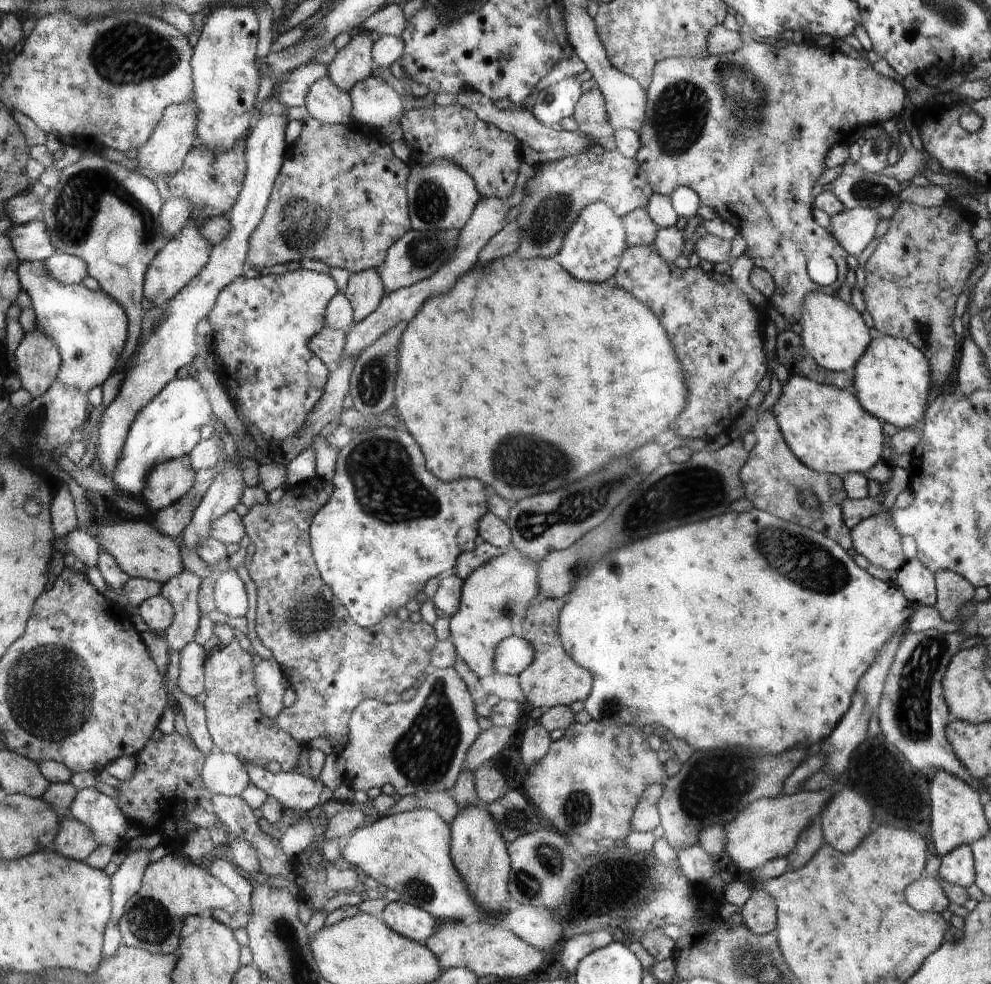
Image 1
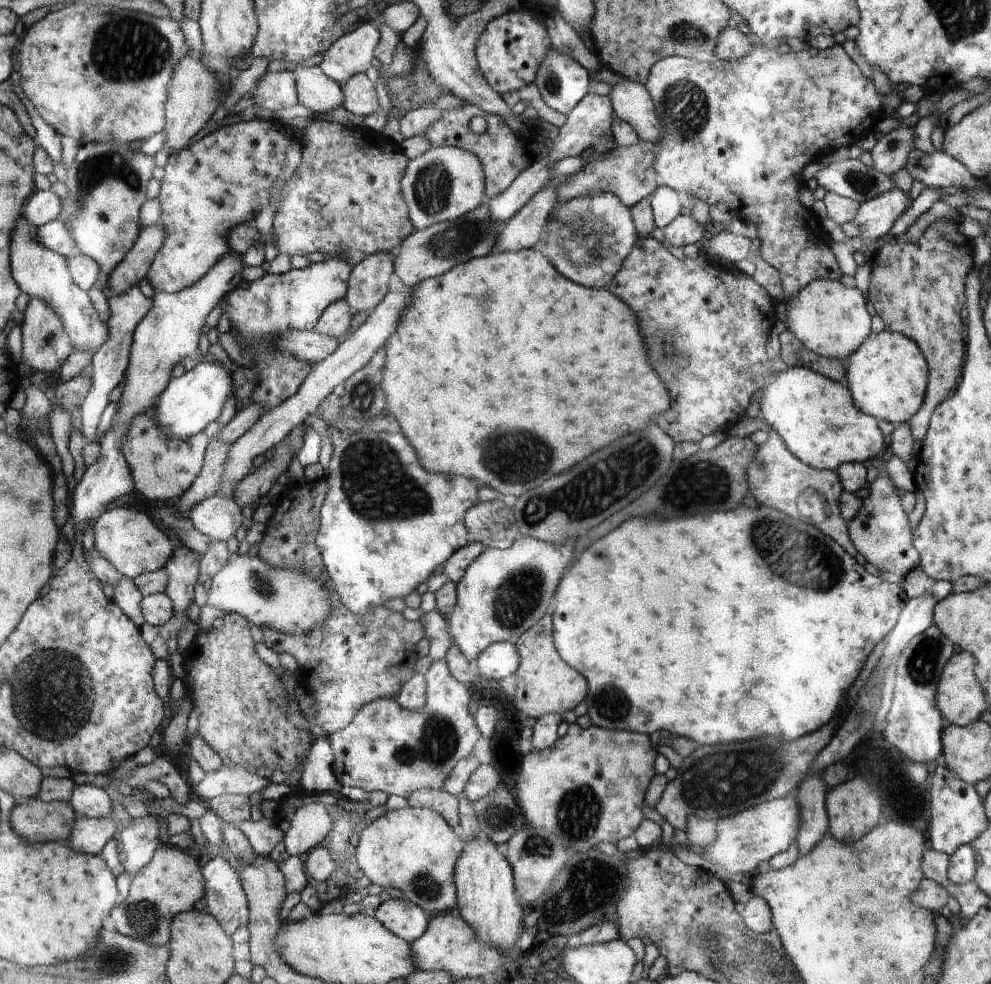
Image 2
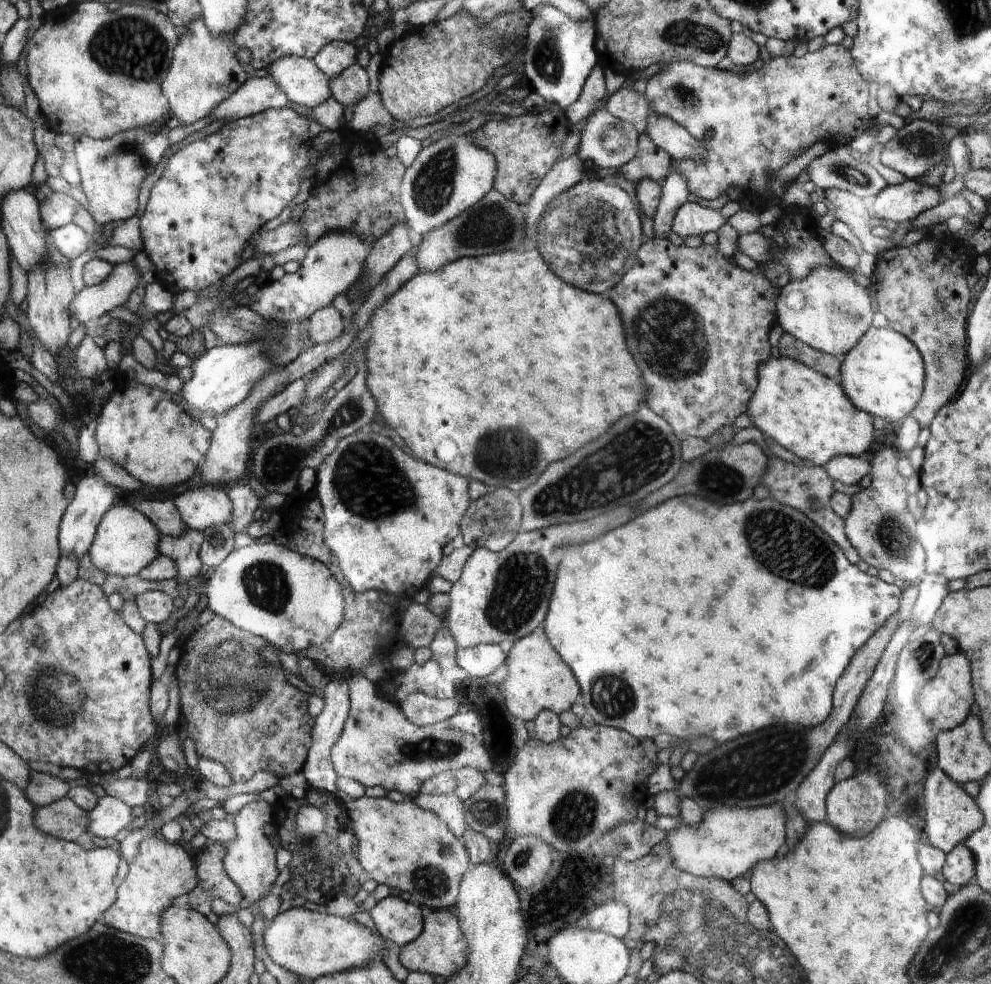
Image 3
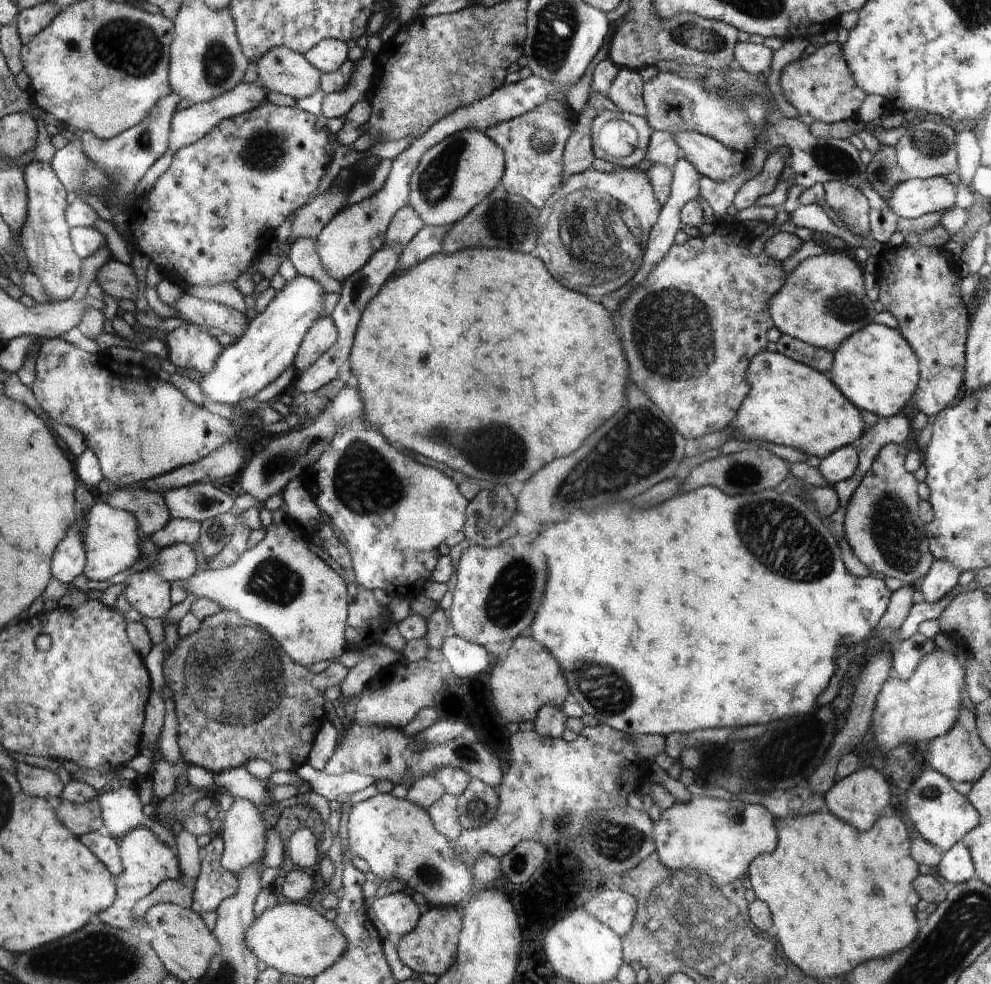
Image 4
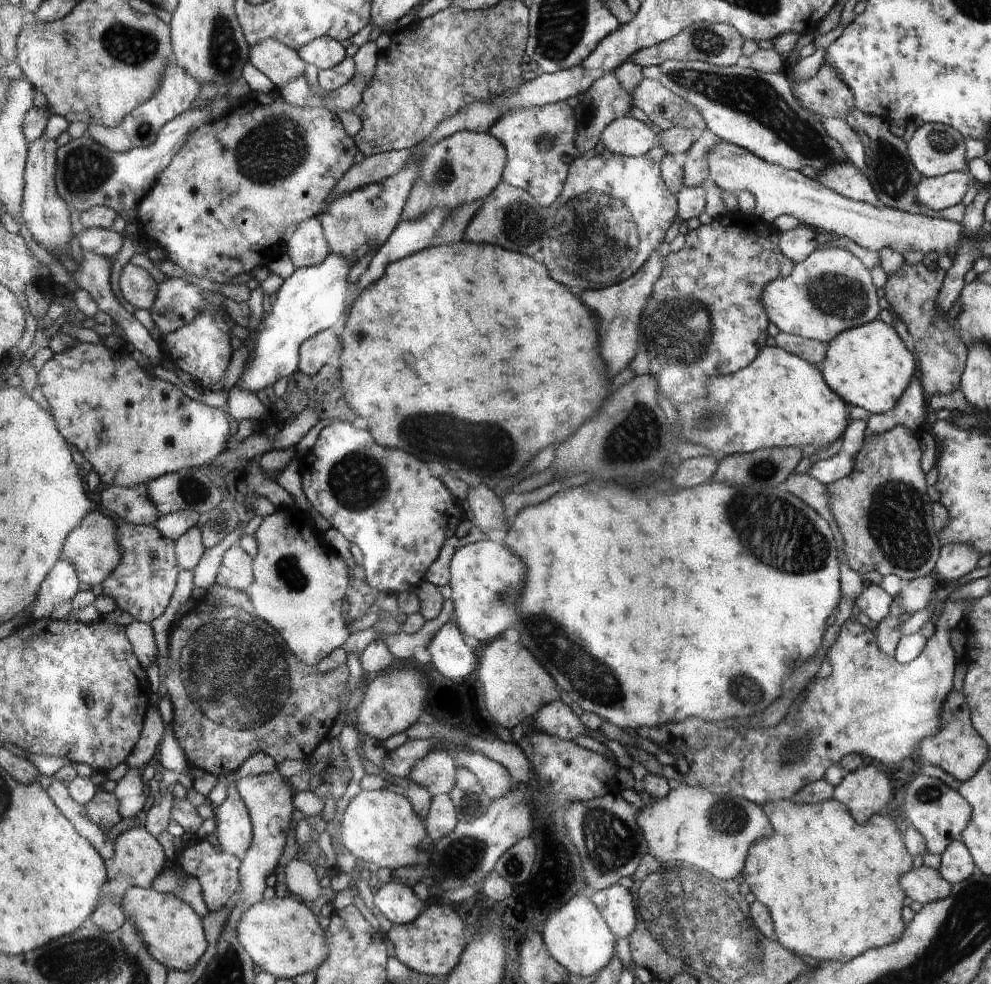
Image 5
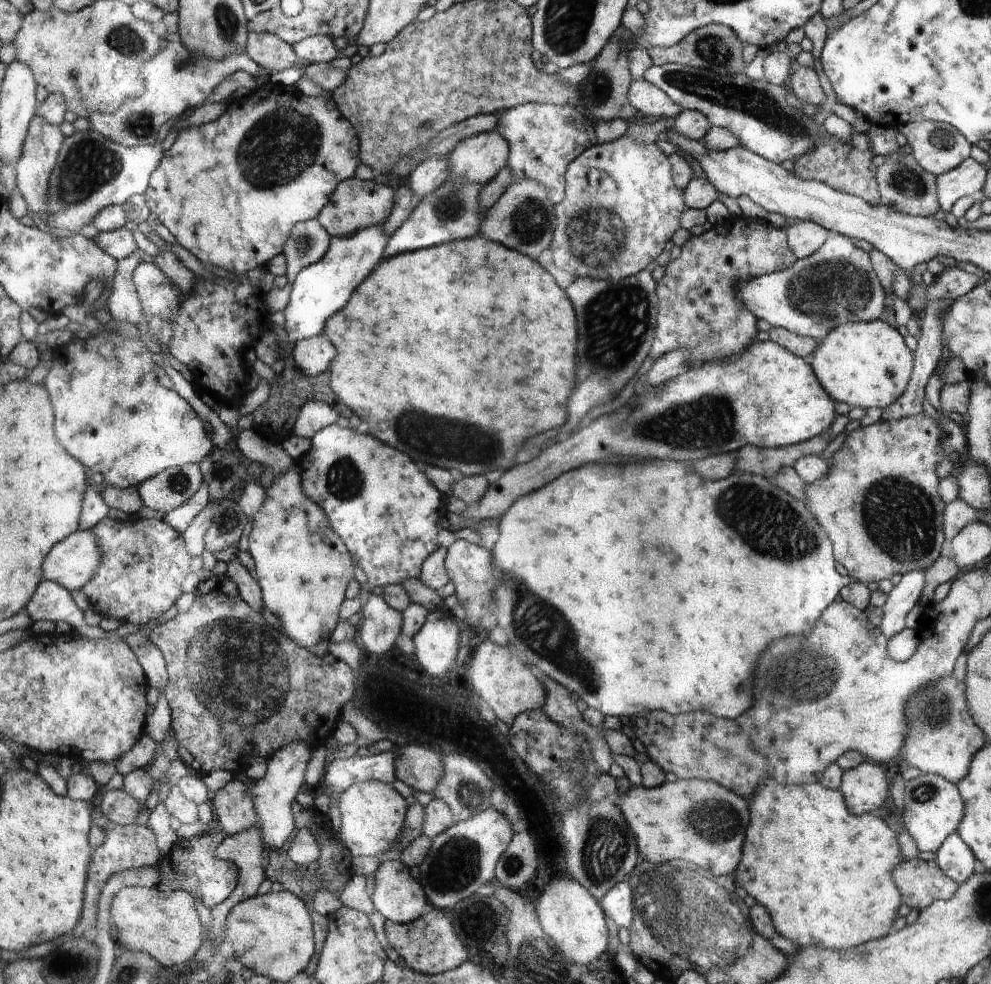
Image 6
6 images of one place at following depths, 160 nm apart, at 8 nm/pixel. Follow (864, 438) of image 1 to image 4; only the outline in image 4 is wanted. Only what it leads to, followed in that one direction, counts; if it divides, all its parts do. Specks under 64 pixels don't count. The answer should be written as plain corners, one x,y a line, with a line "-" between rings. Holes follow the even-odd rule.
769,351
760,352
751,361
747,370
747,383
751,386
751,390
744,397
743,404
736,413
736,420
732,422
734,434
742,436
746,442
764,440
772,444
792,446
810,457
818,456
823,459
836,449
854,444
866,430
861,410
850,404
838,392
838,387
830,380
829,374
821,373
812,367
808,368
808,365
796,362
788,355

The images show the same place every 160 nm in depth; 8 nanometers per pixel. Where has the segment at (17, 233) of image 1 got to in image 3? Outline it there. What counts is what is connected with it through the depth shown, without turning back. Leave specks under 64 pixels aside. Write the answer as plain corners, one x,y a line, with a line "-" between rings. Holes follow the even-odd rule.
73,222
47,230
47,238
51,238
54,246
70,261
90,249
90,234

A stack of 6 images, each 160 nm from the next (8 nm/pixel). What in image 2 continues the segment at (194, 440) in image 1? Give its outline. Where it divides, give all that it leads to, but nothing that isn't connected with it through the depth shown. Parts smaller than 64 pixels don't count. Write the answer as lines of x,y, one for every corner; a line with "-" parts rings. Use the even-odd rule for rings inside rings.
217,360
197,363
183,376
172,377
170,384
159,394
158,405
154,406
155,421
158,429
169,437
183,439
194,437
196,432
203,431
206,424
218,420
222,406
226,404
228,396
232,396
232,376

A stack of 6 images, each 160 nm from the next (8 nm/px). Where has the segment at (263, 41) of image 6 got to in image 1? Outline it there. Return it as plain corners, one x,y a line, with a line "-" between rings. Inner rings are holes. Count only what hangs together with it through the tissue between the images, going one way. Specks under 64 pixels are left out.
327,76
319,78
307,93
306,108
312,118
323,123
349,124
351,95
340,90

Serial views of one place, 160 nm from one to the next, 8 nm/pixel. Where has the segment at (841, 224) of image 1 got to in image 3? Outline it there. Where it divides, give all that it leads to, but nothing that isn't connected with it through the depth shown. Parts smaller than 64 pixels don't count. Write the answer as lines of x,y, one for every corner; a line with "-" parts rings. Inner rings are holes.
906,179
897,185
887,184
880,191
874,202
874,212
878,218
908,223
921,212
935,207
940,200
938,187

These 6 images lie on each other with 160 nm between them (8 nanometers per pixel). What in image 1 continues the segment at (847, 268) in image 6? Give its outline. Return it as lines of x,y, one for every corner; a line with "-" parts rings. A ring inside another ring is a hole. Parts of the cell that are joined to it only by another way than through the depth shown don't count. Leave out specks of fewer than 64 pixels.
812,291
803,298
801,339
808,354
823,369
832,372
844,372
855,369
860,356
870,344
870,331
862,313
856,310
851,302
846,302
837,294
826,294
824,291

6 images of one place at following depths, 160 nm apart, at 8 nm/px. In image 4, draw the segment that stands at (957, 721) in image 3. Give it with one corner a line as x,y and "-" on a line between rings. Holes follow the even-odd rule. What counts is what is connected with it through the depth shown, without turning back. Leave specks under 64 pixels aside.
936,648
920,659
912,676
901,679
896,674
888,677
878,696
873,710
872,734
878,748
890,752
904,742
923,742
944,736
960,714
960,698
964,690
964,670
953,654

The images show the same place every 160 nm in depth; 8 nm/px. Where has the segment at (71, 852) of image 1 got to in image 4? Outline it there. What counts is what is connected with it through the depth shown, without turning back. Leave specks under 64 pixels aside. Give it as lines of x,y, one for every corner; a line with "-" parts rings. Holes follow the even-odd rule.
116,783
102,791
98,800
104,825
111,836
122,836
138,824
148,823
149,818
142,814
142,802
134,788
124,788
123,783

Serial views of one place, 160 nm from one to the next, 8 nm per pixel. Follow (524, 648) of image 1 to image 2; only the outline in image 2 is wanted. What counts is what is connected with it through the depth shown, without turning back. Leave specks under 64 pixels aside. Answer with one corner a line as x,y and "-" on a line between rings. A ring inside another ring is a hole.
500,641
488,645
479,657
474,661
479,676
492,680
500,680
505,676
515,674
519,669
519,651
514,642

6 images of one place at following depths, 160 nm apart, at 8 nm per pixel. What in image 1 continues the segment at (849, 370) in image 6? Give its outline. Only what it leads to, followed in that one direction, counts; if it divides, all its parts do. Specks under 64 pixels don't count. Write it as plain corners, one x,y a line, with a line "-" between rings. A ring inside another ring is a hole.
873,338
854,369
853,385
864,410
898,428
910,428
923,418
933,385
928,359
921,350
901,338

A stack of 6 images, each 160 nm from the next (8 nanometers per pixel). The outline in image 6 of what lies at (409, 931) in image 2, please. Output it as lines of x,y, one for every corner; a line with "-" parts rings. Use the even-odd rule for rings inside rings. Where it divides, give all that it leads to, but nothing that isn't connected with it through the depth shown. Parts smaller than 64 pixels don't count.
396,859
381,863
376,875
372,878
373,883
376,884
374,894
370,894
372,904
386,920
392,920
398,924
410,924
433,910
434,907
426,902
422,886
414,880
410,873
411,870

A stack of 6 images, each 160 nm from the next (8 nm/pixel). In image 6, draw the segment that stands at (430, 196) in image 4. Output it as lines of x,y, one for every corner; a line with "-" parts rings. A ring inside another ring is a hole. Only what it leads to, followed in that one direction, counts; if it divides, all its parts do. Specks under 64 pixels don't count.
482,132
460,140
448,158
451,176
483,186
499,174
510,160
510,147
498,132

